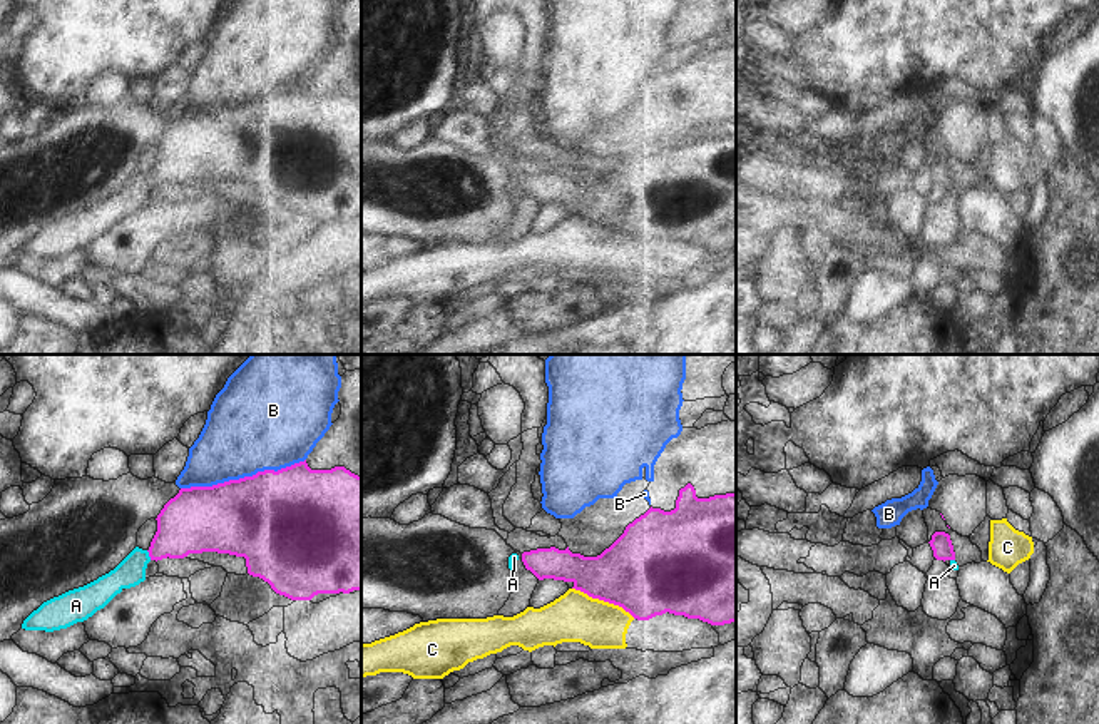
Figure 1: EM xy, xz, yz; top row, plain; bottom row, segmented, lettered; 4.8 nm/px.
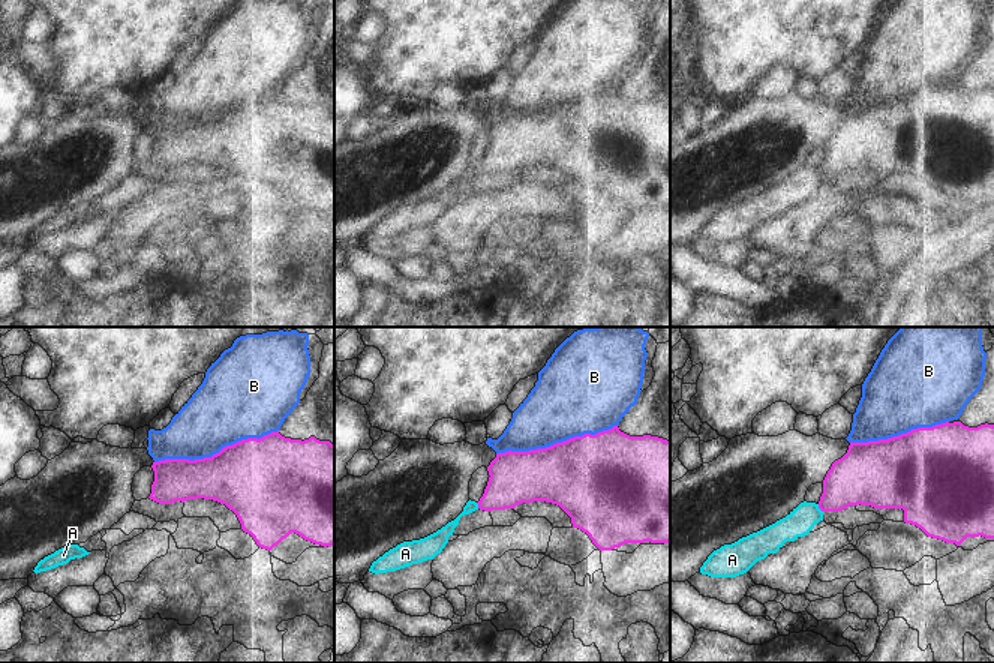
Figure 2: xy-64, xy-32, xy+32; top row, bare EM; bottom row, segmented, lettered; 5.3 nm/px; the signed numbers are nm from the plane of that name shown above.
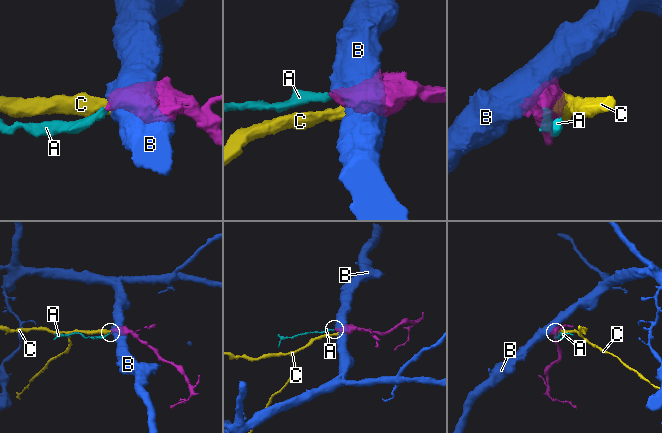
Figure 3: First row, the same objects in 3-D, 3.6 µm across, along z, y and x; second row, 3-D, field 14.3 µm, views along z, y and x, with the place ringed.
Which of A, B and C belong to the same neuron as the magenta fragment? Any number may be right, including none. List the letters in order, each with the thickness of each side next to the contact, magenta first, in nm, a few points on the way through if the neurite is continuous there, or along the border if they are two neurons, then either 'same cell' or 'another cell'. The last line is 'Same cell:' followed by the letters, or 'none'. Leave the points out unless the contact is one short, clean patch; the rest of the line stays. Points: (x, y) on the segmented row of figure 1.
A: 280/140 nm | across xy (189, 522), (149, 555), (131, 571) | same cell
B: 460/440 nm | another cell
C: 420/240 nm | another cell
Same cell: A

